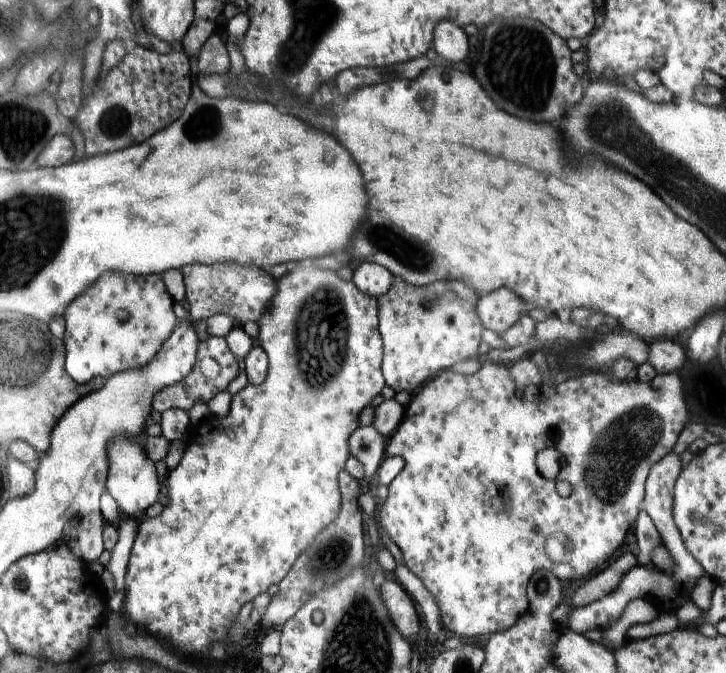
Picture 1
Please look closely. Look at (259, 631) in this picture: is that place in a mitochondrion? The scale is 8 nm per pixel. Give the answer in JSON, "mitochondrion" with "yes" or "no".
{"mitochondrion":"no"}

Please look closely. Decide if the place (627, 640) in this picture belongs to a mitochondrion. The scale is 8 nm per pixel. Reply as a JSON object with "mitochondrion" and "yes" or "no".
{"mitochondrion":"no"}

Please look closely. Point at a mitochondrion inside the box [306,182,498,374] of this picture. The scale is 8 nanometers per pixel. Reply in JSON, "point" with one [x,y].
{"point":[396,244]}

